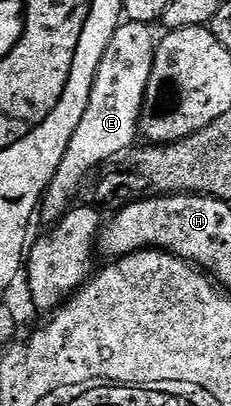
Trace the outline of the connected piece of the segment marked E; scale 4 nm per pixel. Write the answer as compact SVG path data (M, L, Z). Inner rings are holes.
M126 20L117 26L97 68L87 111L67 147L67 155L63 157L59 171L45 188L45 195L41 199L39 217L48 223L60 221L69 212L74 204L73 196L84 183L85 176L87 181L91 171L134 148L136 141L133 140L139 137L141 104L145 102L147 83L153 70L153 57L157 53L157 41L149 29L152 28L144 21Z

